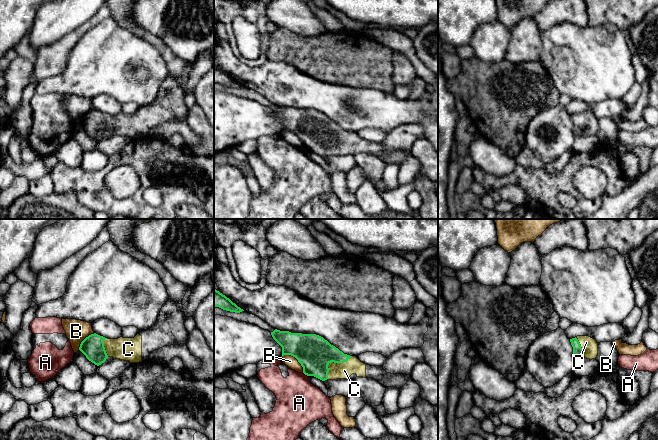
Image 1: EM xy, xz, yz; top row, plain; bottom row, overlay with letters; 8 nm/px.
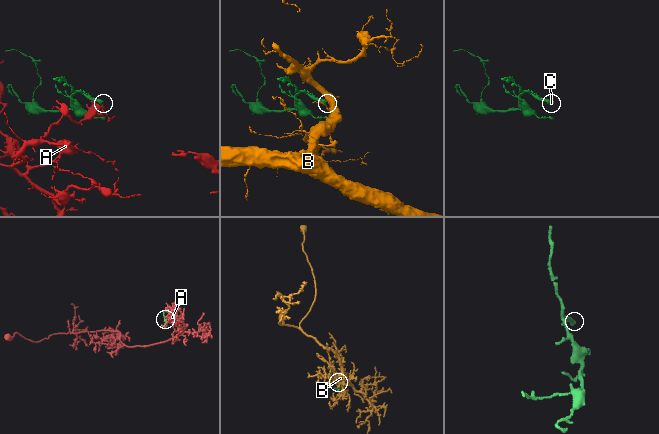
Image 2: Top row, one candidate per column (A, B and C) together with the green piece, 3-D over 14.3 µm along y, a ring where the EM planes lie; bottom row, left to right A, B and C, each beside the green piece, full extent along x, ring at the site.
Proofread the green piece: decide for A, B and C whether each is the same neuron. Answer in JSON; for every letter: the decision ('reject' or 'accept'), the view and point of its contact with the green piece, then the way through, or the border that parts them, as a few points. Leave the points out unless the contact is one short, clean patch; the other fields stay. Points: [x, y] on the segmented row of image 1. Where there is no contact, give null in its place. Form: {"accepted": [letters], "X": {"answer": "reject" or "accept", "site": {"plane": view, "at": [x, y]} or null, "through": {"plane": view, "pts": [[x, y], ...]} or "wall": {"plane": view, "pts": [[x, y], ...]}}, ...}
{"accepted": ["C"], "A": {"answer": "reject", "site": {"plane": "xz", "at": [305, 374]}}, "B": {"answer": "reject", "site": {"plane": "xz", "at": [296, 358]}}, "C": {"answer": "accept", "site": {"plane": "xz", "at": [333, 361]}, "through": {"plane": "xz", "pts": [[314, 353], [324, 361], [333, 361], [344, 370]]}}}

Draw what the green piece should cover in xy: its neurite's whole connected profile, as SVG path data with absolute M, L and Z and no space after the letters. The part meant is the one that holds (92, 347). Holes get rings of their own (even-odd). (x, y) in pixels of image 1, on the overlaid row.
M169 299L150 329L140 330L134 338L108 339L94 333L81 342L79 350L97 366L108 357L130 363L146 362L155 350L187 343L189 333L184 325L185 318L183 305Z

